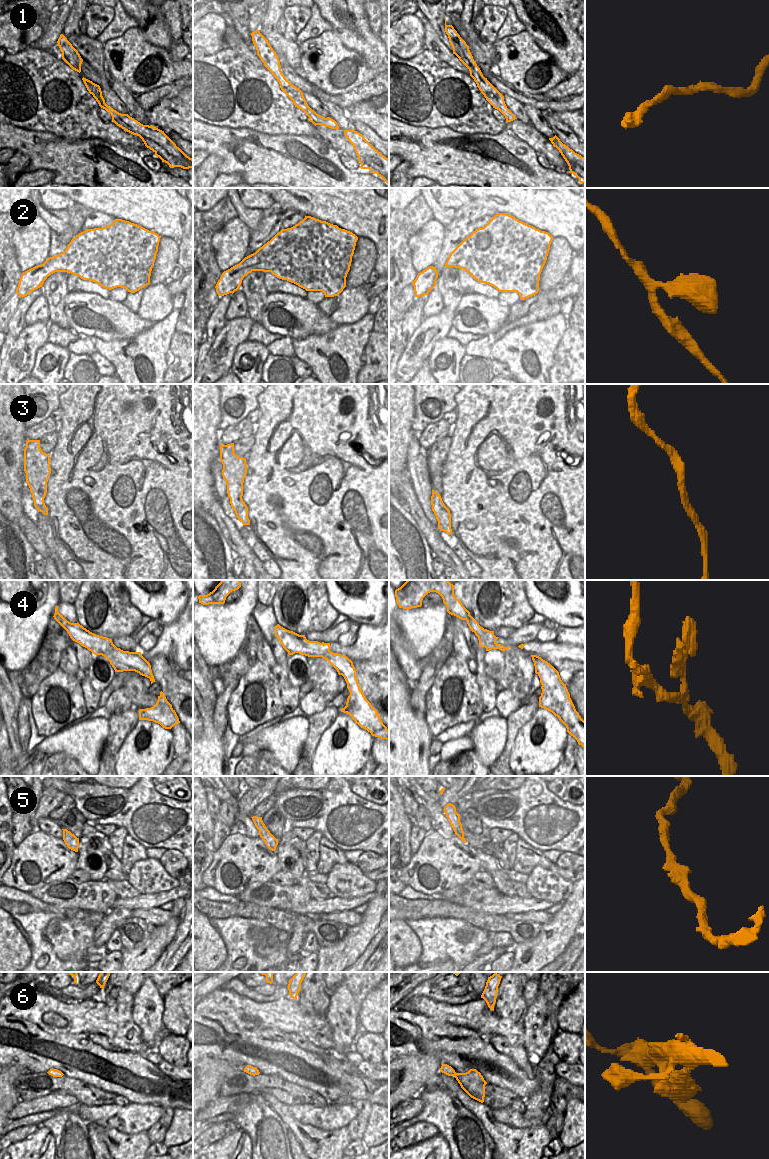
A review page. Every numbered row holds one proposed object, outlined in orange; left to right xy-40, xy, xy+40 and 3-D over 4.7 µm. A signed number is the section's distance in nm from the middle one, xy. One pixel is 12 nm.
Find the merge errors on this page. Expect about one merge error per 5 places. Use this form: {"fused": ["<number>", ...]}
{"fused": []}

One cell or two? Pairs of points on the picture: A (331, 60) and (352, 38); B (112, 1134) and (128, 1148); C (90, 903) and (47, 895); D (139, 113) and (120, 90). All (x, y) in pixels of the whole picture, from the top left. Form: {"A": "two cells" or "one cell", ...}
{"A": "two cells", "B": "one cell", "C": "one cell", "D": "one cell"}

